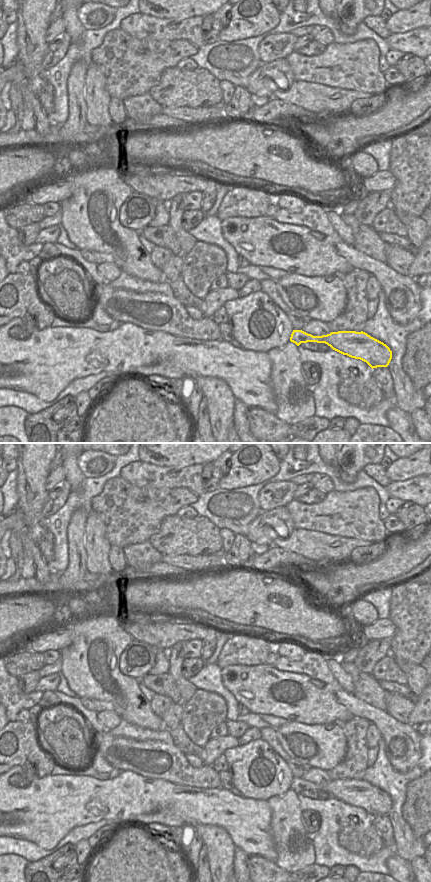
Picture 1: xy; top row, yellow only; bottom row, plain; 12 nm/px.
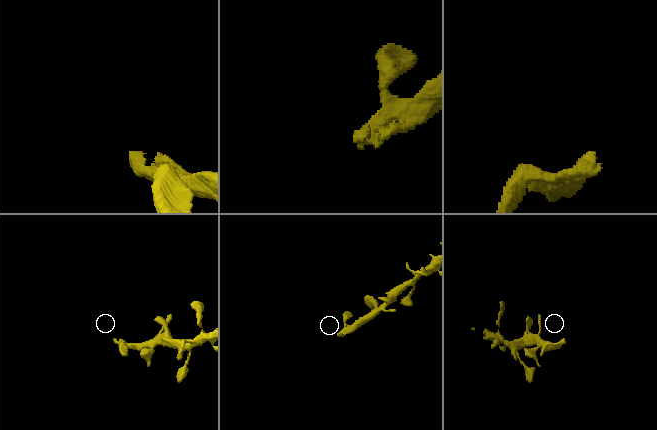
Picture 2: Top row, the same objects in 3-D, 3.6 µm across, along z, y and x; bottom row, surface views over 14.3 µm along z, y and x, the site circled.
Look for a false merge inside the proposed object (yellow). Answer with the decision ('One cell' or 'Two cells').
One cell

